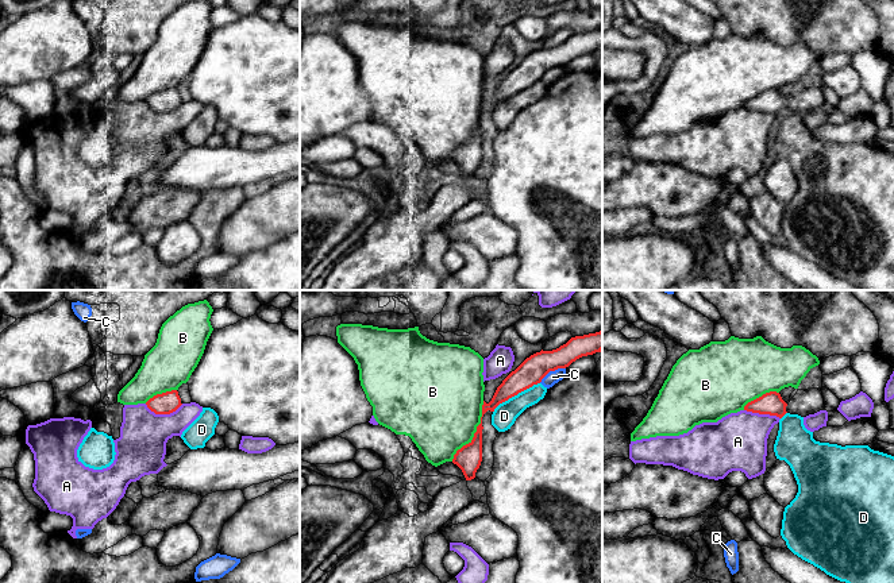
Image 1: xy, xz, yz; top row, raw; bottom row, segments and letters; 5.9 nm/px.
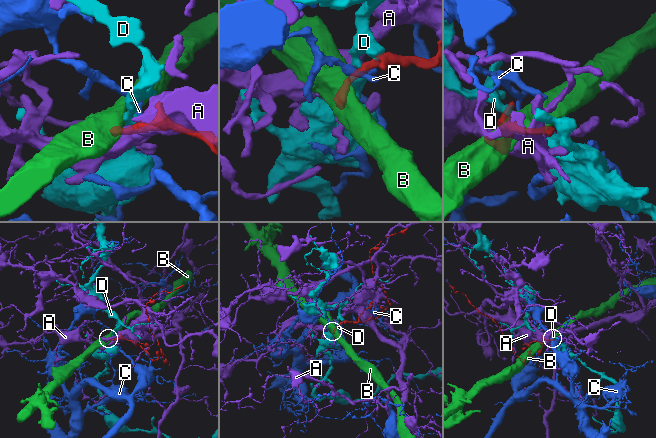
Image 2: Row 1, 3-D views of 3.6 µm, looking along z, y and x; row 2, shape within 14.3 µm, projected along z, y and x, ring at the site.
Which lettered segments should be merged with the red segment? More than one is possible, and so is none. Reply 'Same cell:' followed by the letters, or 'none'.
Same cell: none

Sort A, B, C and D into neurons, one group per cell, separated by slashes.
A / B / C / D

